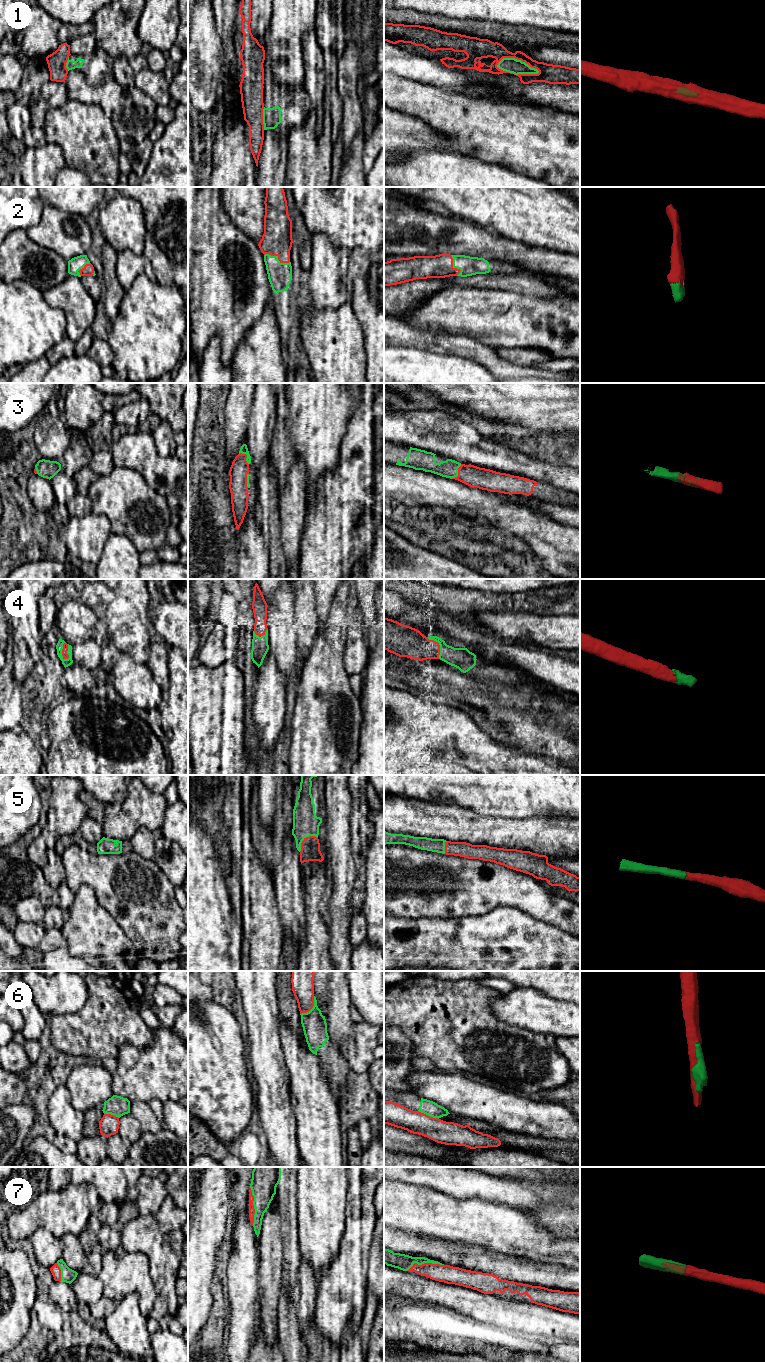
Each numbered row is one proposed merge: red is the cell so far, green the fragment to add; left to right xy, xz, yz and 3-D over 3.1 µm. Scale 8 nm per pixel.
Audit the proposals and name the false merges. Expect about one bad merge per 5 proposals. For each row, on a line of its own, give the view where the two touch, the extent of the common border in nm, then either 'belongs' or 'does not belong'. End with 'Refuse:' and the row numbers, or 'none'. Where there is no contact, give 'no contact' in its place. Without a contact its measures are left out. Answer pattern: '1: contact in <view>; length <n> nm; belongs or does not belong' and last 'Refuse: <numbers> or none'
1: contact in yz; length 360 nm; does not belong
2: contact in xz; length 220 nm; belongs
3: contact in yz; length 150 nm; belongs
4: contact in xy; length 150 nm; belongs
5: contact in xz; length 200 nm; belongs
6: contact in xz; length 190 nm; does not belong
7: contact in xz; length 320 nm; belongs
Refuse: 1, 6

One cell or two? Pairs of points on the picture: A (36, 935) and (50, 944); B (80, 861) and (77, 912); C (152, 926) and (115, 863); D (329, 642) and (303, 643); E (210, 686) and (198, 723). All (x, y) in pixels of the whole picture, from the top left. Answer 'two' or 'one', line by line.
A: two
B: two
C: one
D: two
E: one

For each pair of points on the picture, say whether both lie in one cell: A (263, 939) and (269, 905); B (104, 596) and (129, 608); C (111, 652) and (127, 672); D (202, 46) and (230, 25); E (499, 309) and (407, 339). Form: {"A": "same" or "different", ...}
{"A": "same", "B": "different", "C": "different", "D": "different", "E": "different"}

